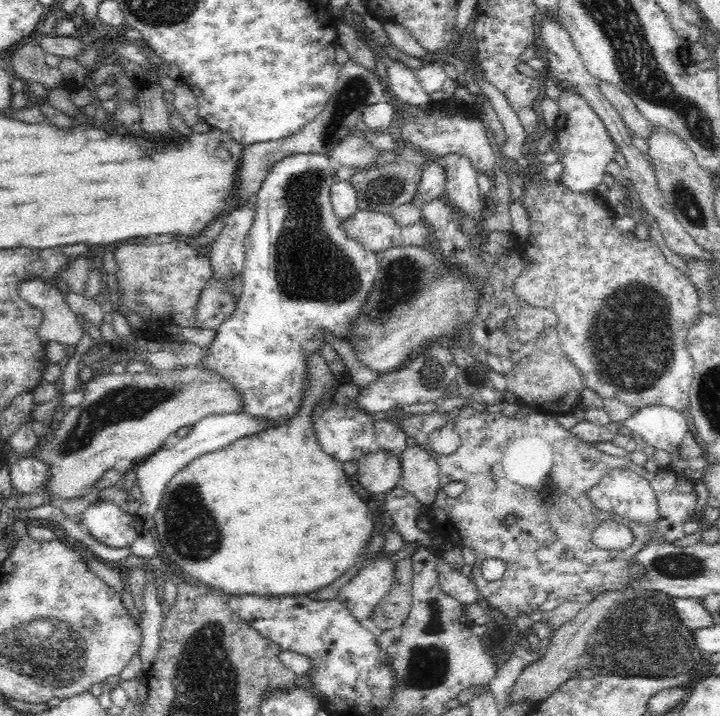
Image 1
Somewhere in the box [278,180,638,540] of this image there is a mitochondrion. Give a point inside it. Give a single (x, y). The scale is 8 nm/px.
(404, 278)

